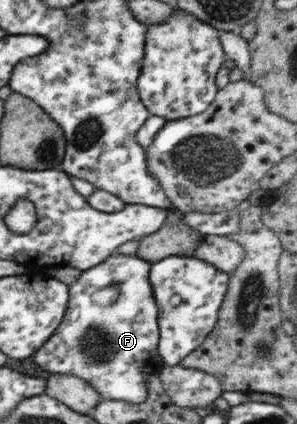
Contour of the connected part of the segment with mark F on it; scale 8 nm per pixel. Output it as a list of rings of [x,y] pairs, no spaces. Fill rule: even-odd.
[[[115,254],[101,264],[85,270],[75,282],[68,285],[69,302],[63,322],[57,326],[54,336],[38,350],[33,361],[51,373],[71,374],[83,379],[101,393],[102,400],[115,399],[141,403],[149,396],[151,373],[160,374],[165,366],[158,352],[161,340],[158,317],[159,306],[155,302],[154,287],[151,286],[151,262],[137,255]],[[106,286],[118,286],[121,296],[115,304],[97,305],[91,295]]]

